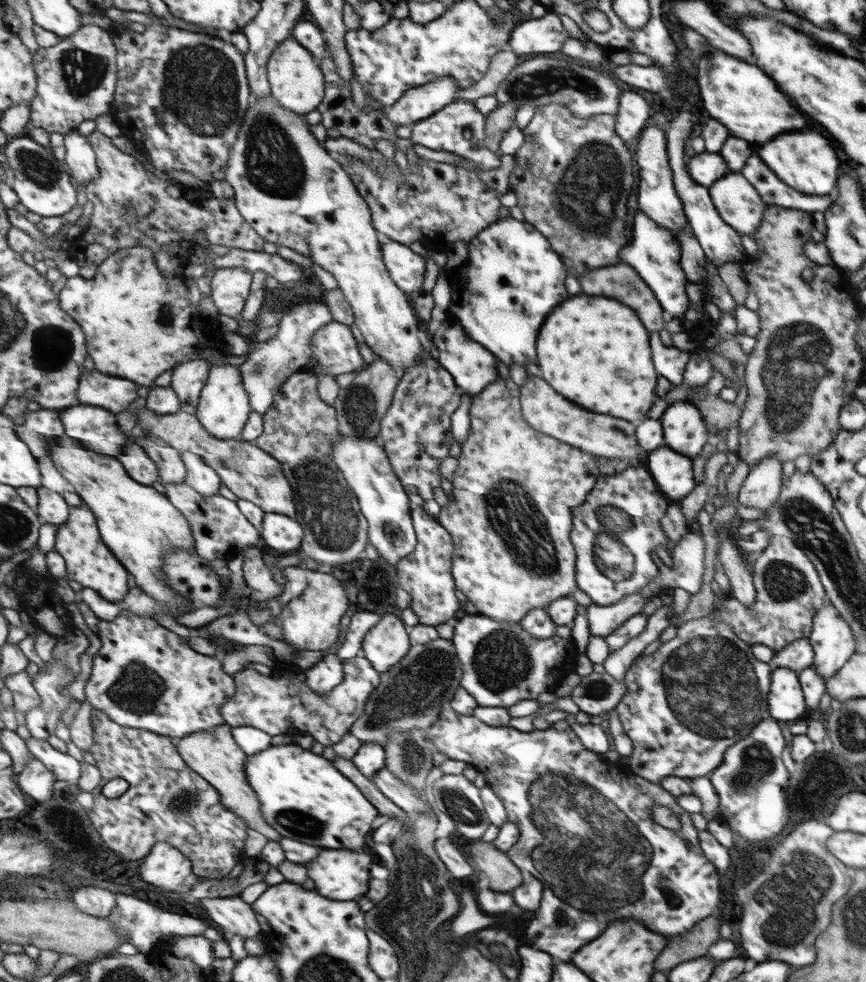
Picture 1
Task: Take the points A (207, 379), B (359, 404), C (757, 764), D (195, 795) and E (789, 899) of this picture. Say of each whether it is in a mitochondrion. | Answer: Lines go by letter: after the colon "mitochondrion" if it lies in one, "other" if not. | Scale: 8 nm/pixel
A: other
B: mitochondrion
C: mitochondrion
D: mitochondrion
E: mitochondrion

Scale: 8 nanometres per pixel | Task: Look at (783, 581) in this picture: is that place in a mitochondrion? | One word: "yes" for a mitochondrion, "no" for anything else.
yes

